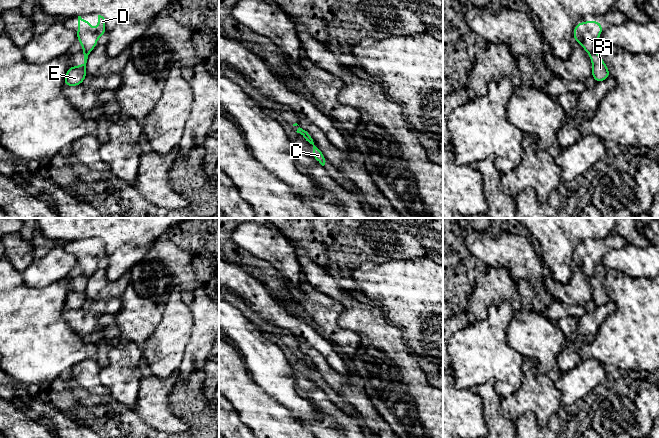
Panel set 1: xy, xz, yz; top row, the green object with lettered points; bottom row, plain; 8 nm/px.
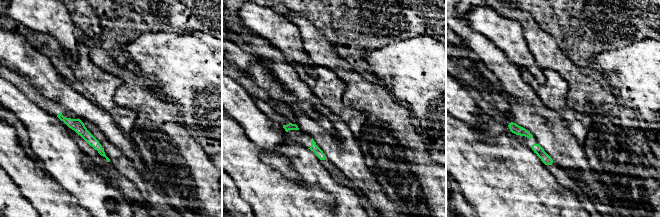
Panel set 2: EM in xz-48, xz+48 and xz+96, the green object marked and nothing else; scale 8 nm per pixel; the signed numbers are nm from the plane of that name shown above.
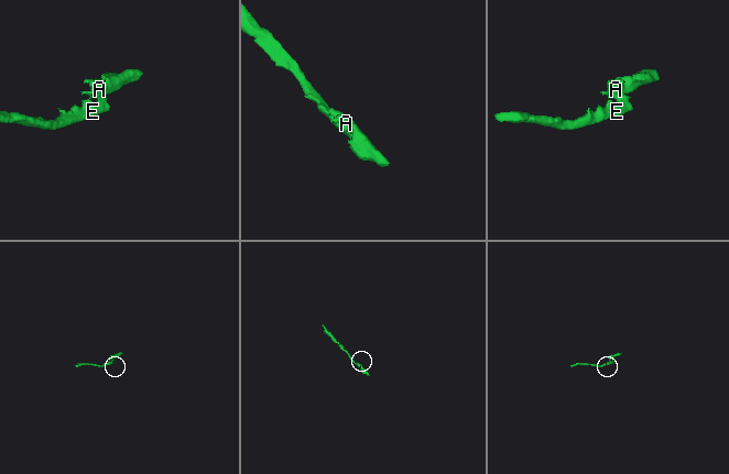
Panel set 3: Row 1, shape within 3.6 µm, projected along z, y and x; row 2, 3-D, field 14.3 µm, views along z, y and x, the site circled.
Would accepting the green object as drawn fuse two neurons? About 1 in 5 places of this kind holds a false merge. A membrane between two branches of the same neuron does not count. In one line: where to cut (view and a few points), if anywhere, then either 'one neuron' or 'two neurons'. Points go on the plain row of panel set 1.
xy (84, 274), (88, 277) | two neurons

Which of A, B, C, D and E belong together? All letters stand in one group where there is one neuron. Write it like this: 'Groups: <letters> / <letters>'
Groups: A D / B C E

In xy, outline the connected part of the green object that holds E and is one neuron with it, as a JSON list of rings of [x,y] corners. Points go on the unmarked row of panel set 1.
[[[82,275],[80,276],[84,280],[84,288],[79,288],[76,291],[68,291],[67,297],[64,303],[64,310],[78,310],[86,302],[86,287],[89,277]]]

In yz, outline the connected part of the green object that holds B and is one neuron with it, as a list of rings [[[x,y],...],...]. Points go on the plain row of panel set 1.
[[[591,276],[589,277],[589,281],[593,288],[591,301],[593,301],[597,307],[608,303],[610,301],[610,297],[607,289],[602,284],[601,278]]]

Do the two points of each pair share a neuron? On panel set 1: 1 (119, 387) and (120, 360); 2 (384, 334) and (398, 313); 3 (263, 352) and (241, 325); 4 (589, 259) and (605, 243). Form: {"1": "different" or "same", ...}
{"1": "same", "2": "different", "3": "same", "4": "same"}

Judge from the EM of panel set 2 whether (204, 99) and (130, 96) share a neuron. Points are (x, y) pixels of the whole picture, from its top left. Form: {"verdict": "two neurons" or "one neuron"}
{"verdict": "two neurons"}

